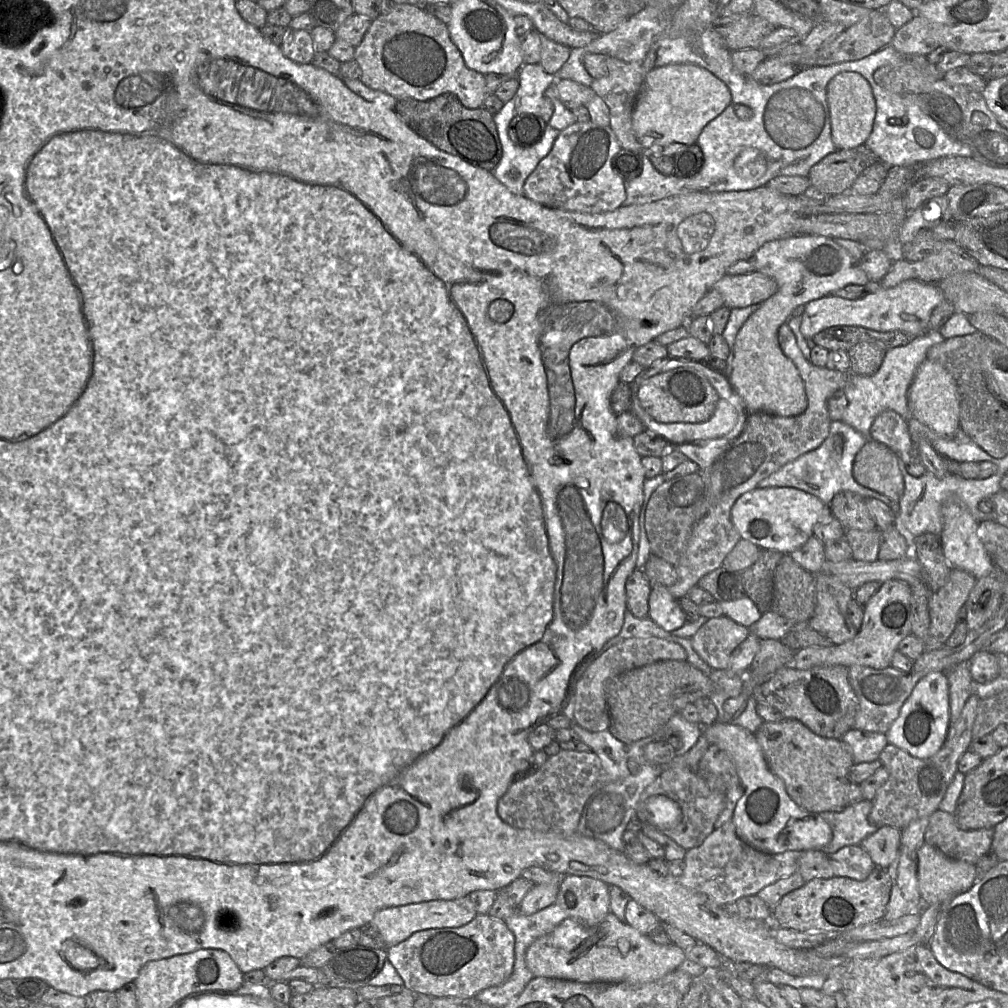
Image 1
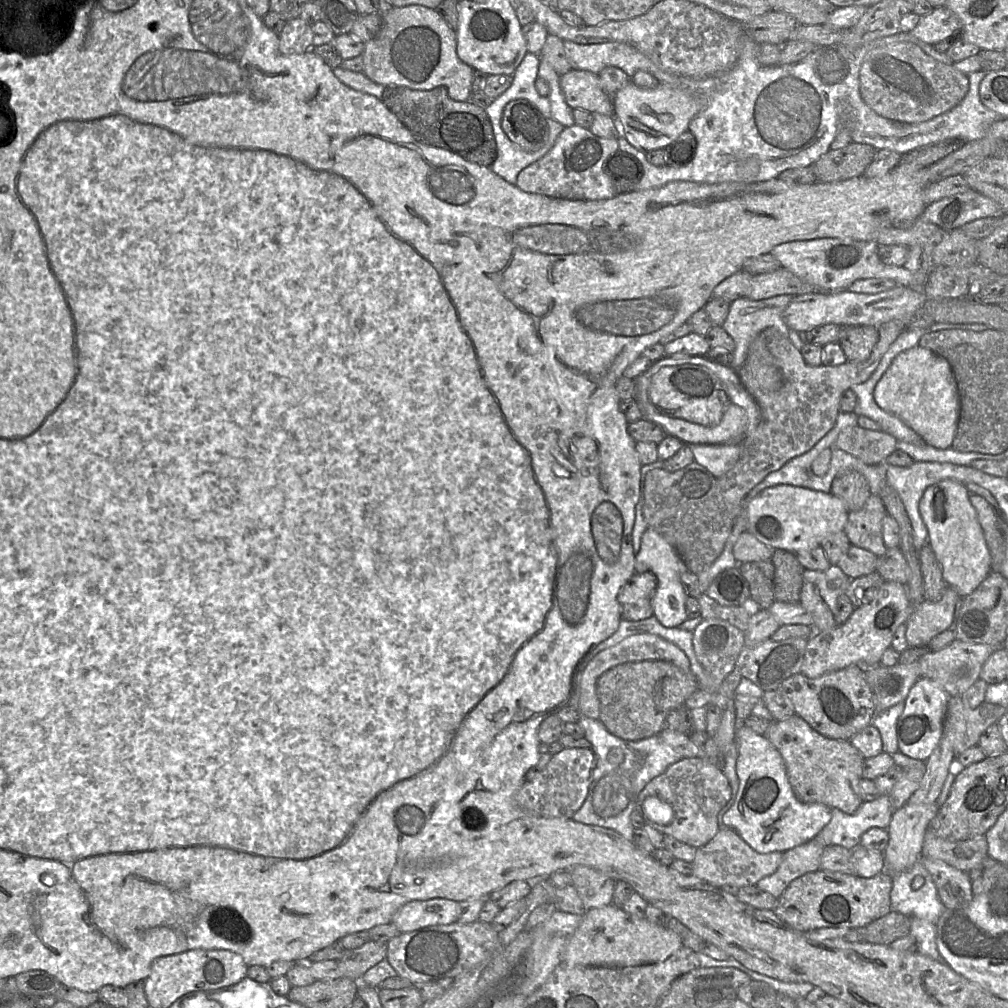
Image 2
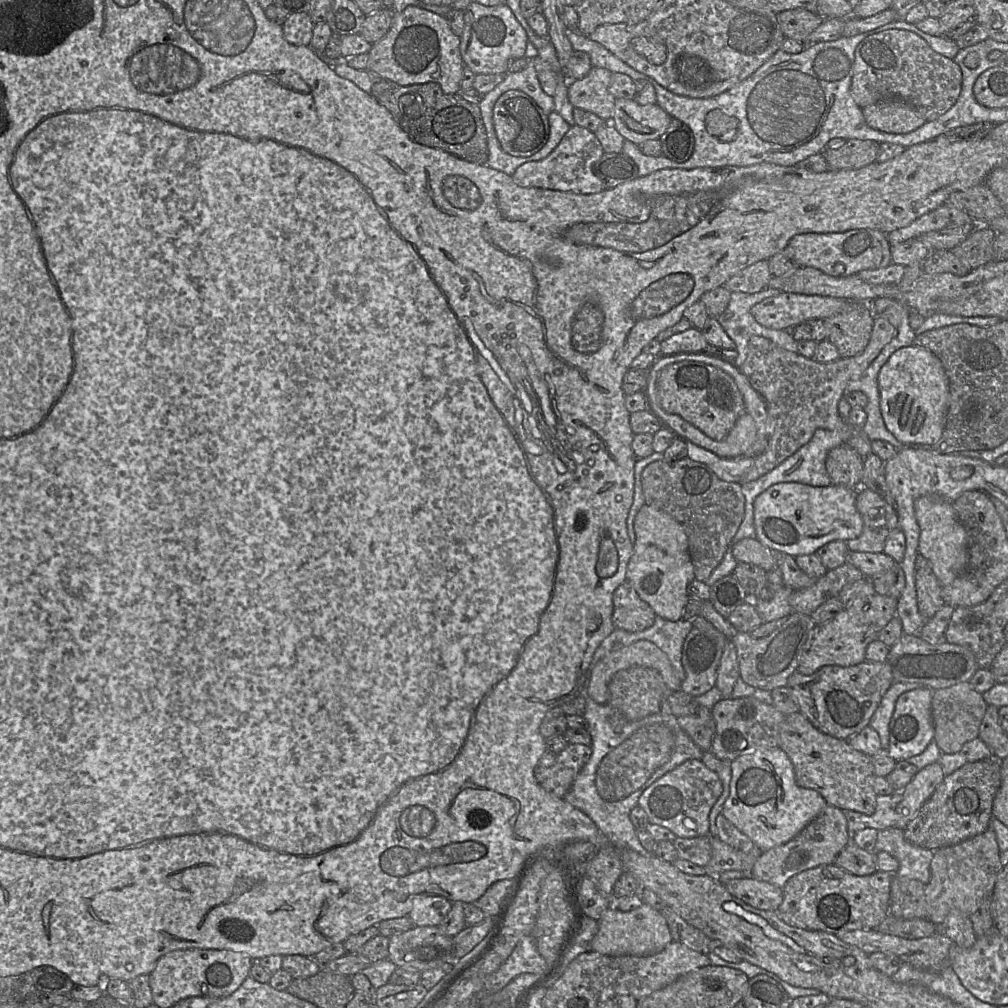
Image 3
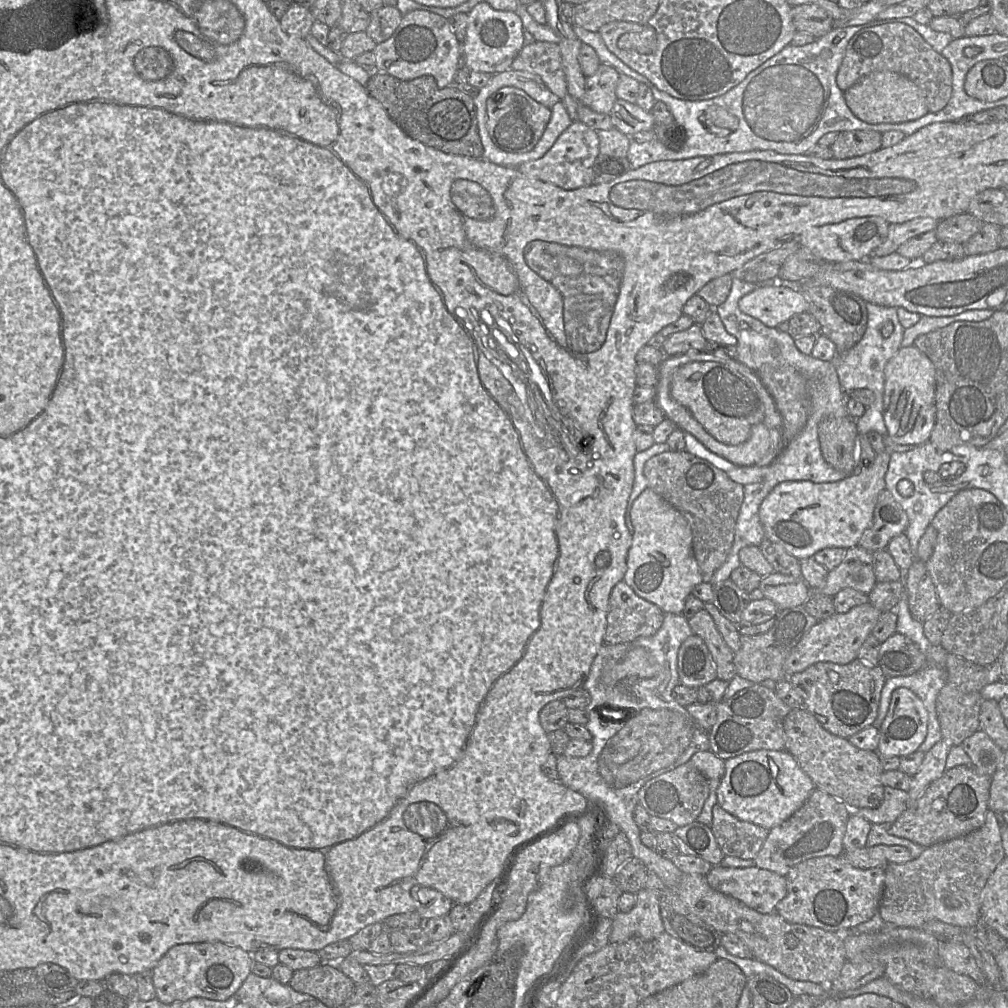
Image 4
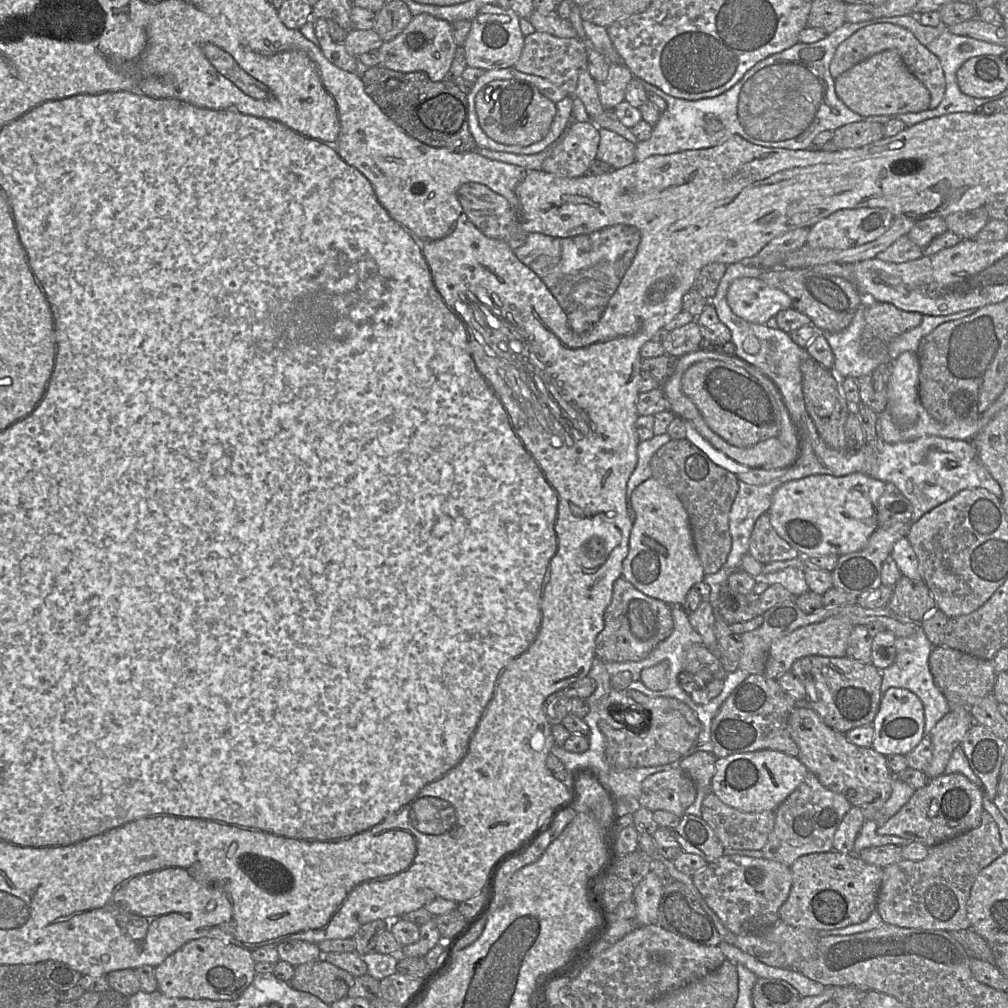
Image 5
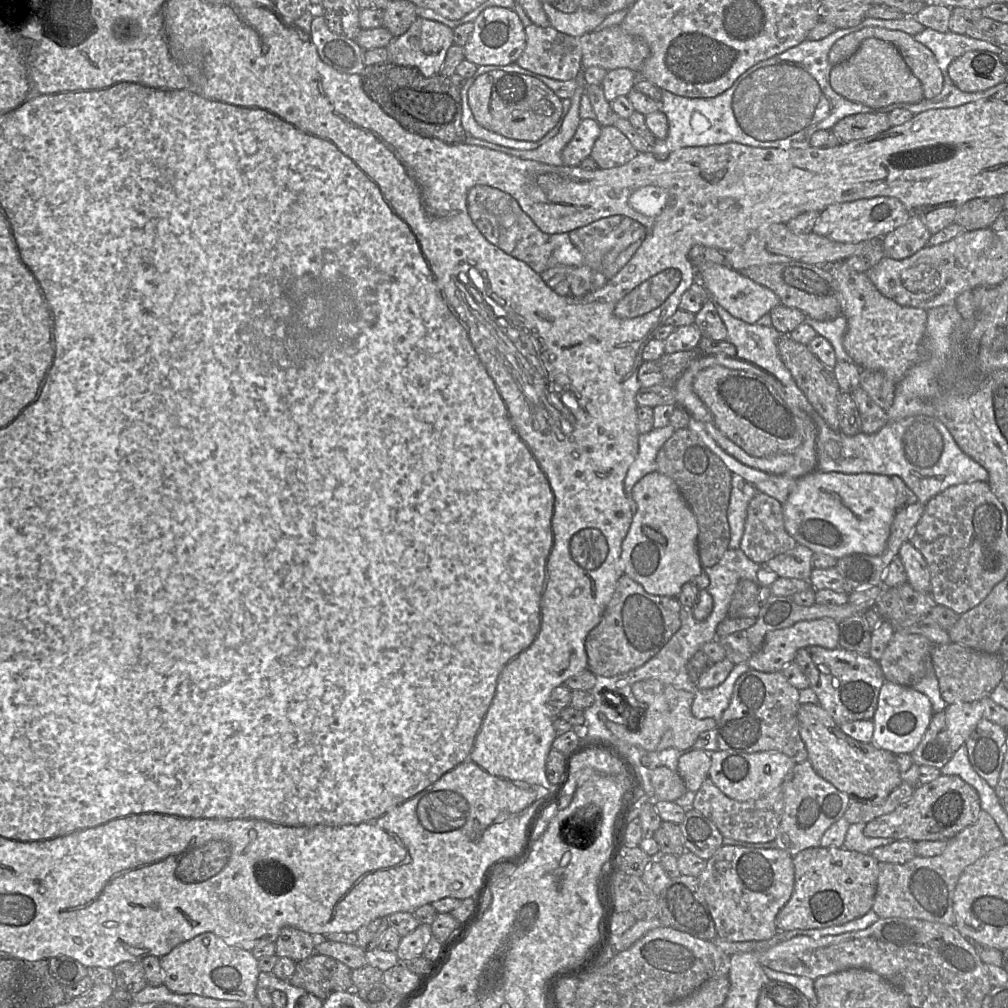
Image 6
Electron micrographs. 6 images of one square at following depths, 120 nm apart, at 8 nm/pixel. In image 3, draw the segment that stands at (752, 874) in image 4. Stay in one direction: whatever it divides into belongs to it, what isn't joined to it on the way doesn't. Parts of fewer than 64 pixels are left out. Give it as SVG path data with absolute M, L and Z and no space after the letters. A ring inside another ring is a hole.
M751 874L731 879L724 885L733 896L762 910L777 912L777 908L783 899L783 888L756 879Z

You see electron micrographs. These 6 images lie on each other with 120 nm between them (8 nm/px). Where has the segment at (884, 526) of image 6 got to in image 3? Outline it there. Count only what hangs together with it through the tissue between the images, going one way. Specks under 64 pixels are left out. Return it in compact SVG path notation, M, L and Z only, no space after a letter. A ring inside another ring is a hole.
M798 482L772 485L754 502L756 538L773 551L793 557L816 553L832 541L856 539L863 531L863 520L856 508L858 490L834 484L826 487Z

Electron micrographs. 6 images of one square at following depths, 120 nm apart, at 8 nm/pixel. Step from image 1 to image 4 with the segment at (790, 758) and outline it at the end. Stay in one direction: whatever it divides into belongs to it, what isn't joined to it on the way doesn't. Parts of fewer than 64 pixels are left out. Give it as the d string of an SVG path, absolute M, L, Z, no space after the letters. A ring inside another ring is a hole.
M805 708L792 709L784 719L785 750L798 762L815 787L845 803L849 808L878 808L884 799L880 755L853 746L848 739L825 730Z

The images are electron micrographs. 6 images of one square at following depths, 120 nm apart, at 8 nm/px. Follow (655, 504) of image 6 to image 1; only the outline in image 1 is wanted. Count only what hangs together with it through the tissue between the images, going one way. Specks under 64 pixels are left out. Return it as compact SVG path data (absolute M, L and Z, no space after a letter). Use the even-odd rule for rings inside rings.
M659 583L652 584L648 617L667 632L681 628L686 622L679 600L670 594L668 587Z

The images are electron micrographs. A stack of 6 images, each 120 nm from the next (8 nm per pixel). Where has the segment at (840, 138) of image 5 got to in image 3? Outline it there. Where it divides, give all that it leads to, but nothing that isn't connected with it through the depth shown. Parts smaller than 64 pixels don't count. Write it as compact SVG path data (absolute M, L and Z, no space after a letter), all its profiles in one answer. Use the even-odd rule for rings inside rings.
M849 139L836 149L826 148L824 153L829 170L854 170L877 160L880 144L873 140Z

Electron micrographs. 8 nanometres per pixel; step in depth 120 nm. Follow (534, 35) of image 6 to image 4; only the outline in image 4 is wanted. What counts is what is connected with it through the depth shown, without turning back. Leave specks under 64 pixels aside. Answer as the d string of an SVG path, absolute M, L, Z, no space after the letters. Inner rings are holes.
M535 41L525 45L514 59L511 69L539 75L549 90L560 99L568 94L560 47L557 43Z

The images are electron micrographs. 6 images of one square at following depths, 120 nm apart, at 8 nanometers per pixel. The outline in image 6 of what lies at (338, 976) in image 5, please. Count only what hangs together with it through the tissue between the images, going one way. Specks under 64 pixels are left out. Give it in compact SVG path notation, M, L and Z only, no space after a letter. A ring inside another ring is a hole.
M313 953L296 962L295 971L288 981L324 1001L332 993L353 990L351 972L339 960Z

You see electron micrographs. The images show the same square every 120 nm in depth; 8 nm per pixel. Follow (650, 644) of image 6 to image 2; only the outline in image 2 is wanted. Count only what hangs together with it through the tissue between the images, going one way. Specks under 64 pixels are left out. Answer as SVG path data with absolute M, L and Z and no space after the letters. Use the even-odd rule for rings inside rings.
M651 572L634 573L618 593L621 619L641 621L654 615L652 598L657 578Z

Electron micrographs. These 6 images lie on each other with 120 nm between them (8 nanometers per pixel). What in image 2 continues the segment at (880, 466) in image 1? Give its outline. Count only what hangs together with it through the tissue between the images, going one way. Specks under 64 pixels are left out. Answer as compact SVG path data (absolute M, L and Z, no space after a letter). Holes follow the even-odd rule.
M858 425L843 429L836 439L839 449L869 465L886 463L887 457L897 450L898 442L892 435Z

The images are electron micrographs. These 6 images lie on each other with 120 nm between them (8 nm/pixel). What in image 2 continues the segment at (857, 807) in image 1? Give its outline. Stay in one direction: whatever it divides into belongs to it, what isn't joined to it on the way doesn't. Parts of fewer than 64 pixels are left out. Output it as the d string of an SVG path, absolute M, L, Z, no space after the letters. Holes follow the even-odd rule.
M889 795L863 803L851 815L832 808L830 822L814 839L824 847L837 845L853 849L859 845L861 836L867 830L887 829L893 813Z

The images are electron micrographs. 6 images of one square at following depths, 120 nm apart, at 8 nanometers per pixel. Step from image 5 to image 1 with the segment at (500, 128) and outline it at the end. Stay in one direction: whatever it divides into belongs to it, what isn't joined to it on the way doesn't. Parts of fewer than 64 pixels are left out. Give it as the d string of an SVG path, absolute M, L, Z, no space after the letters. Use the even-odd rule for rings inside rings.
M516 115L508 125L508 135L515 145L530 147L541 140L546 124L540 115Z

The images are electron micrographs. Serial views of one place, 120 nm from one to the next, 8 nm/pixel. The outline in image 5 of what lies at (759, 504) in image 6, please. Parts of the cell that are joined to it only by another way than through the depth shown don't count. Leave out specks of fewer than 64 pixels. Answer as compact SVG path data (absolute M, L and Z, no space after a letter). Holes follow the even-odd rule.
M768 512L762 514L755 522L748 553L764 565L801 556L797 549L779 536L771 524Z

